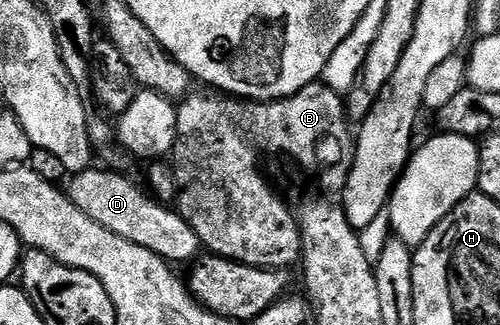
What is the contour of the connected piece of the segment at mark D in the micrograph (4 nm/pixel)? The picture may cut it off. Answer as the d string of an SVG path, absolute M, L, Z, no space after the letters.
M92 167L70 178L71 185L67 187L67 194L71 202L94 222L123 239L129 239L131 243L153 251L170 264L178 265L183 261L189 263L196 260L202 245L189 223L176 210L159 205L161 203L152 196L147 197L126 177L126 174L116 170Z

